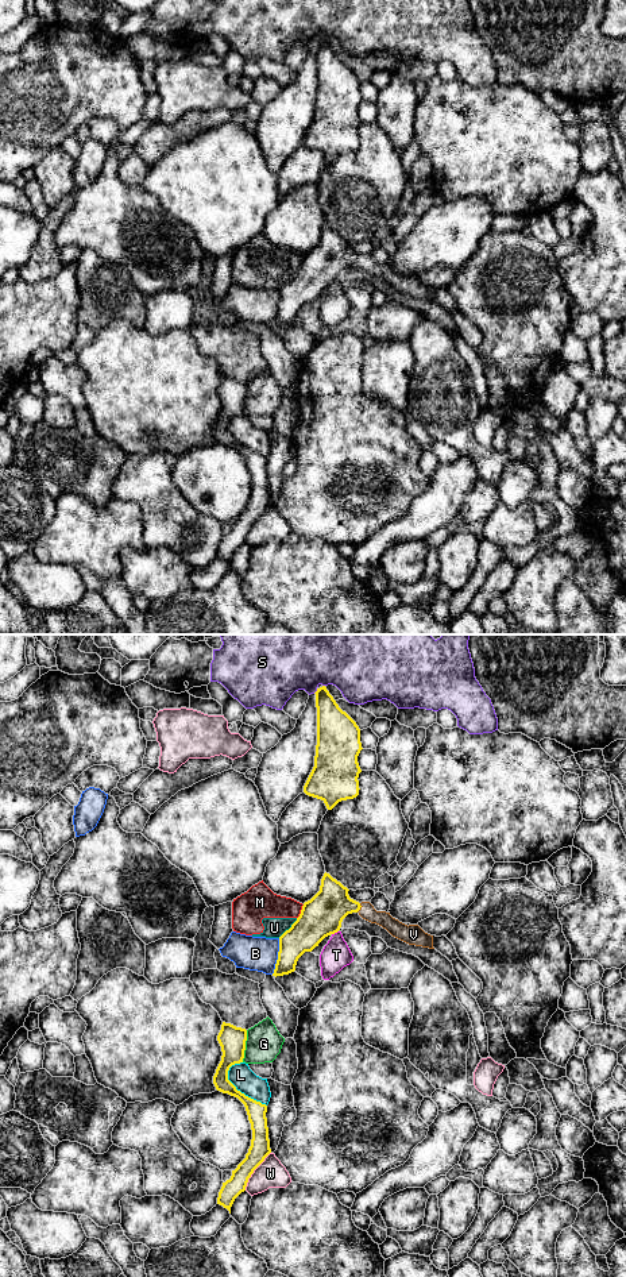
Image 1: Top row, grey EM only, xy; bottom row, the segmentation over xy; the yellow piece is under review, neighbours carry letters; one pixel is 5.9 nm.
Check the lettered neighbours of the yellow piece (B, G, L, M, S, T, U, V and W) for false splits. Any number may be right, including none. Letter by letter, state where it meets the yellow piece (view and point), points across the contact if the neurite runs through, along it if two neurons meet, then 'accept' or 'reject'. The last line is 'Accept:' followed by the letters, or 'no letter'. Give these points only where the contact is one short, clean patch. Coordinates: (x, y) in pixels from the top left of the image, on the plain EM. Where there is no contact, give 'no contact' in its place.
B: meets yellow in xy at (278, 308); reject
G: meets yellow in xy at (244, 398); reject
L: meets yellow in xy at (239, 443); reject
M: meets yellow in xy at (301, 263); border along xy (304, 257), (297, 270); reject
S: meets yellow in xy at (316, 43); reject
T: meets yellow in xy at (335, 284); reject
U: meets yellow in xy at (289, 281); border along xy (297, 270), (278, 289); reject
V: meets yellow in xy at (360, 258); runs through xy (320, 269), (331, 258), (360, 258), (367, 263); accept
W: meets yellow in xy at (254, 521); reject
Accept: V

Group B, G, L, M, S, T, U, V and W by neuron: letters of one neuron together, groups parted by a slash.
B / G / L / M U / S / T / V / W

